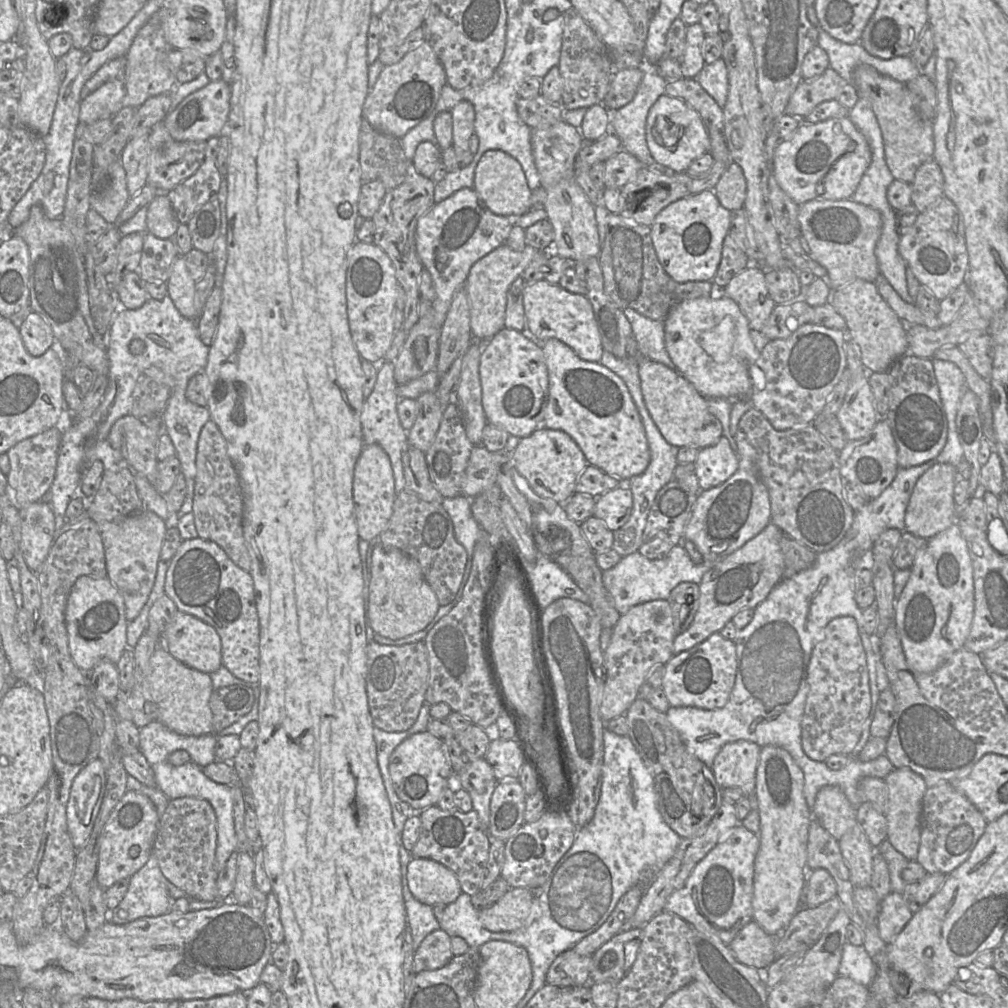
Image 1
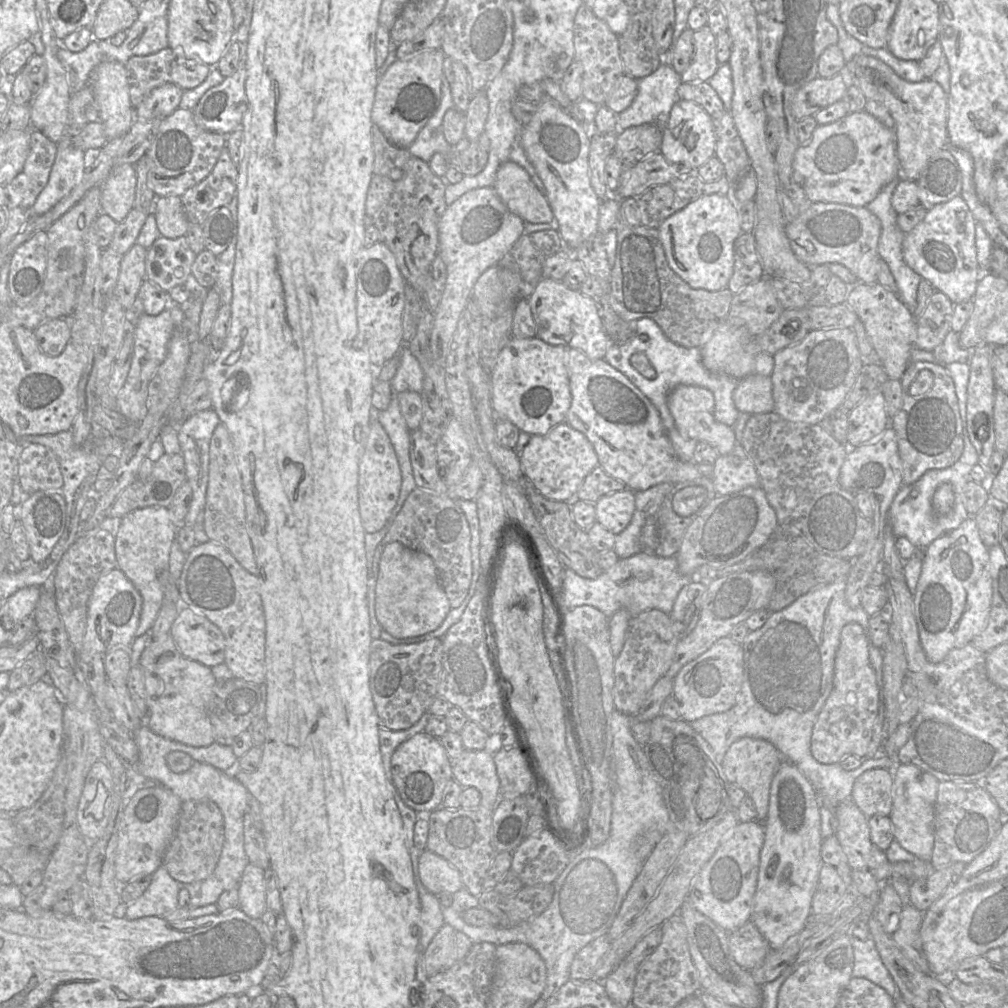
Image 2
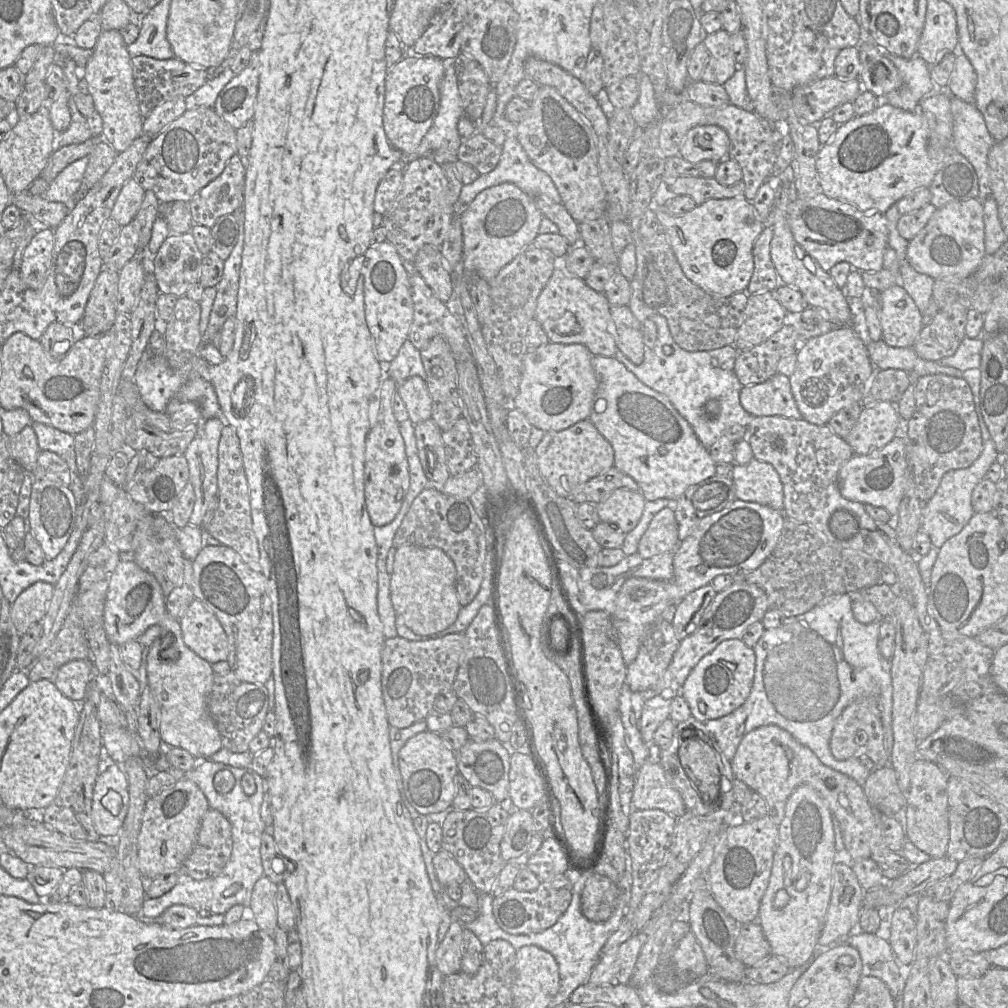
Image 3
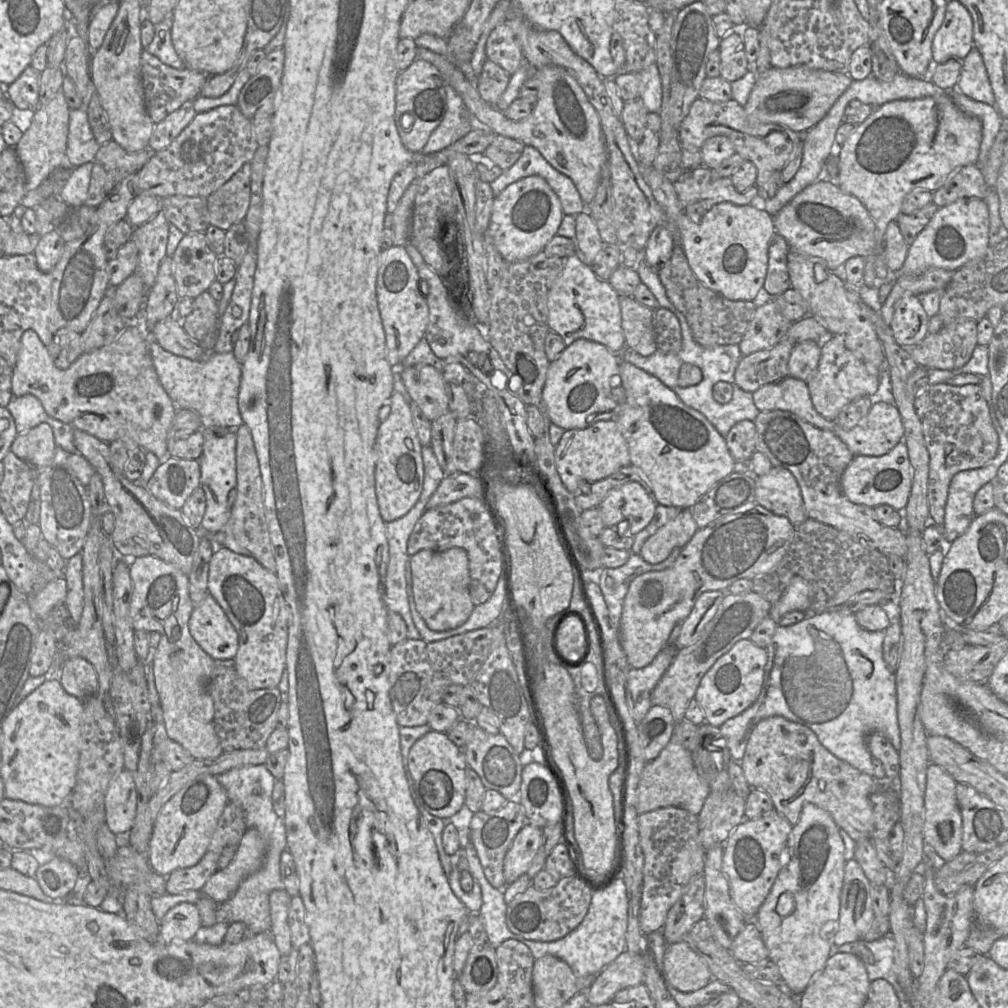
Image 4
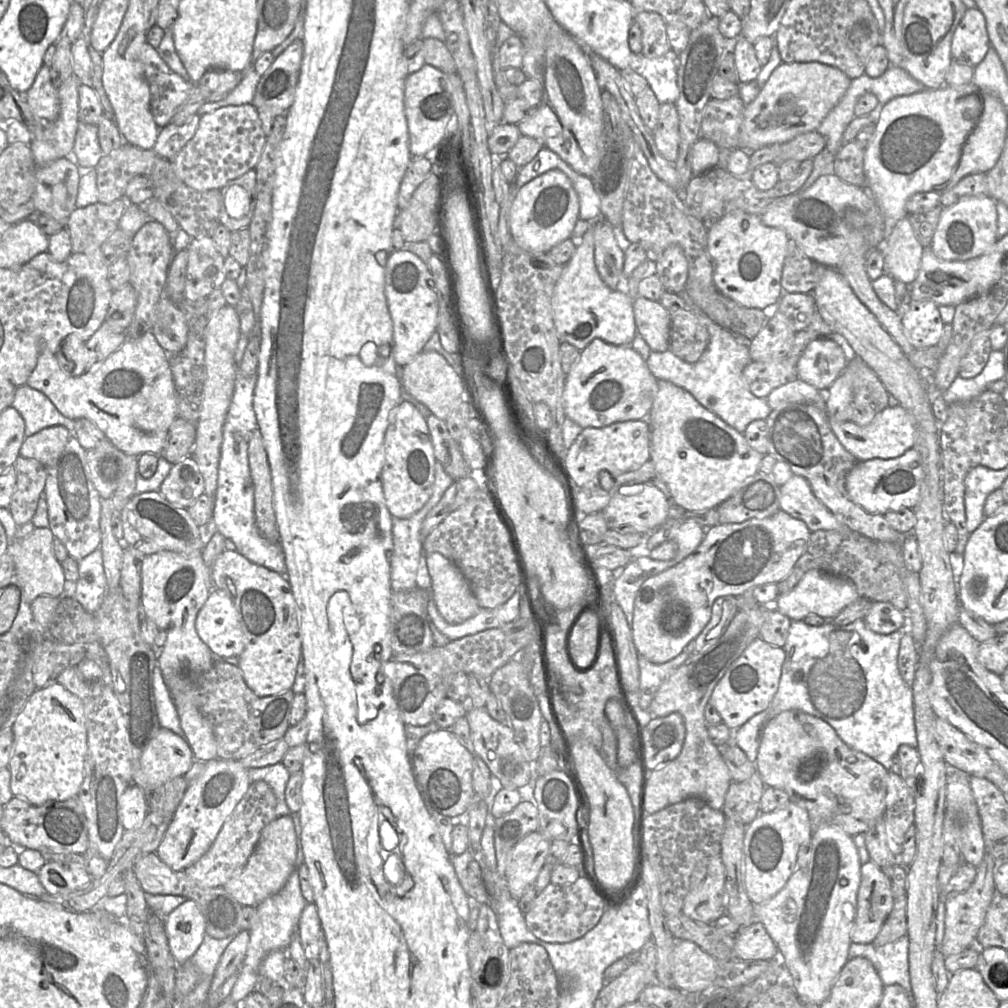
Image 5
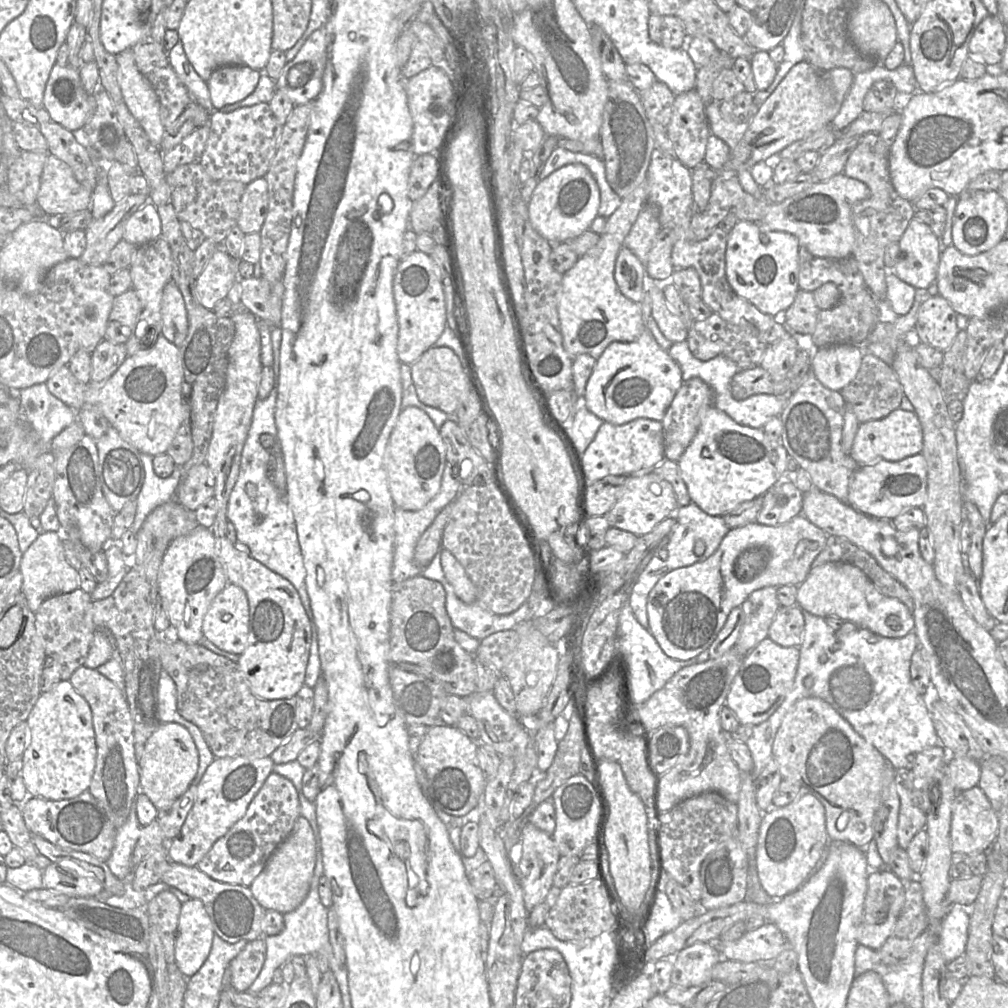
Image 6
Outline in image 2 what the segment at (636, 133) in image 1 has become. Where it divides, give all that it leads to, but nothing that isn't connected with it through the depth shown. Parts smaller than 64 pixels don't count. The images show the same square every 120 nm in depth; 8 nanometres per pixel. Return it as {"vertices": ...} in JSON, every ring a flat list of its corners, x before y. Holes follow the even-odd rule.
{"vertices":[[662,63,650,75,637,79,638,91,631,105,617,114,617,129,658,123,665,126,673,105,680,100,677,89,683,83,679,73]]}

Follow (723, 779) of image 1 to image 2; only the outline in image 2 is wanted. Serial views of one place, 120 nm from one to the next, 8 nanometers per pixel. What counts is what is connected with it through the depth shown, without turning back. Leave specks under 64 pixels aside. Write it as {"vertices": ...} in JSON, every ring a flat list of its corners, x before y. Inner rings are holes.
{"vertices":[[743,737,729,747,721,762,727,780,744,789,753,799,758,812,757,819,766,820,768,816,771,783,784,760,783,754,771,742,759,738]]}

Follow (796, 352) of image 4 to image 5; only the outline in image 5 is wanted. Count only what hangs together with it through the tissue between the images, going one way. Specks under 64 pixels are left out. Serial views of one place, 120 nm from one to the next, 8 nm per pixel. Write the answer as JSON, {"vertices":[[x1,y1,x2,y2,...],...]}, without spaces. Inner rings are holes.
{"vertices":[[829,337,811,341,796,364,797,378,816,389,828,389,848,364,844,349]]}

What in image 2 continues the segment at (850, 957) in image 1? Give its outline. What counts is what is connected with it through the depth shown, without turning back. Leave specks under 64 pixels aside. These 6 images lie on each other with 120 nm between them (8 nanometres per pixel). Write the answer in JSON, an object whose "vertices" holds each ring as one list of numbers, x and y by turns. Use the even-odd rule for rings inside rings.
{"vertices":[[851,936,854,953,853,977,863,977,889,991,896,1006,900,998,899,990,885,967,873,939,860,940]]}

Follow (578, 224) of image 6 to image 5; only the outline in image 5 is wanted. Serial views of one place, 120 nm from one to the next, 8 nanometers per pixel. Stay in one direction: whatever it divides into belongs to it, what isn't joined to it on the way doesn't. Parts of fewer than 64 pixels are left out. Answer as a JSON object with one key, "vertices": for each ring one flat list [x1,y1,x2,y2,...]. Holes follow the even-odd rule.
{"vertices":[[558,169,549,170,520,187,512,200,507,226,514,242,530,252,547,253,557,243,571,237,576,221,579,219,579,200,571,180]]}

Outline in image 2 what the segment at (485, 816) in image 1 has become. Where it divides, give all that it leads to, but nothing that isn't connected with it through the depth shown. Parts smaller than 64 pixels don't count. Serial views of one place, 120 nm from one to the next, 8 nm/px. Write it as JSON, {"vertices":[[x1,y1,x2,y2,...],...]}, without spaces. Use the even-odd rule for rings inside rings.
{"vertices":[[465,749,457,759,451,760,454,780,463,788,476,788,481,793,481,803,478,808,487,810,493,810,501,798,501,785,493,754,487,750,473,751]]}

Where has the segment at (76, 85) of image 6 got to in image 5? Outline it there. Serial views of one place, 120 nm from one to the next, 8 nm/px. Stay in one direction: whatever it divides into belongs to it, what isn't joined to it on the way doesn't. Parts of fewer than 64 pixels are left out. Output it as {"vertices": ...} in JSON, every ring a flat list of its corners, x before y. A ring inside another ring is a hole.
{"vertices":[[43,65,40,68,24,98,33,114,40,119,52,123,58,118,60,100,58,90,52,84,48,66]]}

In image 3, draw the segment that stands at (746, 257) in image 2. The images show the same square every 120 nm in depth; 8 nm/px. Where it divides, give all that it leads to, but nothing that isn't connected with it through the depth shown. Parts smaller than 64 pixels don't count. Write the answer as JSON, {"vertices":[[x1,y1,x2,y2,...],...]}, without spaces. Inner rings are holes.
{"vertices":[[765,227,754,242,754,271,746,288,748,294,775,291,782,283,771,259,771,241,773,230]]}

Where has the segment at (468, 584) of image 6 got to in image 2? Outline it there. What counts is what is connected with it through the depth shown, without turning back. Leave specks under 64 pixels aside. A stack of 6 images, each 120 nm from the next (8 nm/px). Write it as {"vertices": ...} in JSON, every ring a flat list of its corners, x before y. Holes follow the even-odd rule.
{"vertices":[[390,542,382,548,375,588,375,616,387,633,395,638,427,634,441,626,451,609,429,555,399,542]]}

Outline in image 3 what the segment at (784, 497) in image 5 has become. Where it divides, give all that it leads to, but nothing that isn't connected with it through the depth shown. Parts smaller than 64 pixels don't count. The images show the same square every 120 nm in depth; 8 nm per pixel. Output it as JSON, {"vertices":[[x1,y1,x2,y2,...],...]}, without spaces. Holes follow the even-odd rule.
{"vertices":[[753,458,747,464,734,464,731,478,736,500,756,502,783,510,783,485,775,468]]}

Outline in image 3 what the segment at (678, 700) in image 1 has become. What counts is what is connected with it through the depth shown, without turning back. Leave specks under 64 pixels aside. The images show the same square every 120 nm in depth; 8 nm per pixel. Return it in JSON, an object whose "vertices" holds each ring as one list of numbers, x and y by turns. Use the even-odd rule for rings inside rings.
{"vertices":[[729,639,726,641,721,642,712,652,709,654,705,655,699,663,694,667,694,669,691,671,689,676,687,677,685,683,683,684,680,692,678,695,681,695,685,698,687,703,689,704,692,717,694,717,696,720,701,721,701,722,706,722,708,720,713,720,717,719,720,717,723,717,725,715,730,714,737,708,739,708,741,705,744,704,744,702,747,700,749,697,753,683,754,683,754,676,755,676,755,666,756,666,756,656,753,648,748,647,744,642,742,642,740,639]]}

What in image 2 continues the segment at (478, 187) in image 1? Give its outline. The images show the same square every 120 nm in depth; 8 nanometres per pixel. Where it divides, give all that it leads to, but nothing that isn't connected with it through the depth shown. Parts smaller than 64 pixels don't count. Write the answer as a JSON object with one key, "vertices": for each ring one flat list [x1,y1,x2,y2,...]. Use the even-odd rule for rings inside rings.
{"vertices":[[515,162,502,163,497,172,493,188,501,201,525,223,554,223,553,211,543,192,537,189,528,172]]}

